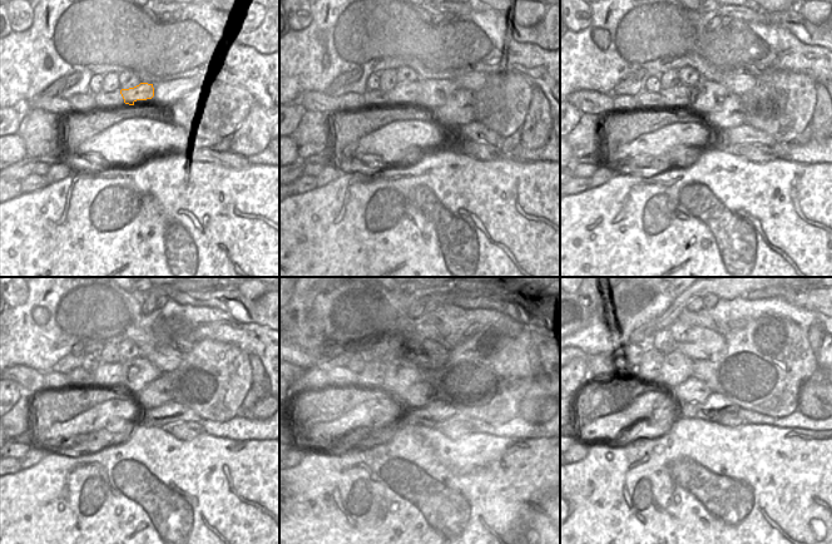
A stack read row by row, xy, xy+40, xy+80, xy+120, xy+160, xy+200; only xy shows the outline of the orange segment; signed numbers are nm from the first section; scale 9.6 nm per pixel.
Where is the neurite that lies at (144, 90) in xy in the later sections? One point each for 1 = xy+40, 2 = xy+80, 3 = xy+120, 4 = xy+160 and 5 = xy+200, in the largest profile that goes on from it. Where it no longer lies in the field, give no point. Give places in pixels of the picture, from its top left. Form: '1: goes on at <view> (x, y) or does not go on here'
1: goes on at xy+40 (402, 94)
2: goes on at xy+80 (681, 95)
3: goes on at xy+120 (104, 375)
4: goes on at xy+160 (375, 371)
5: goes on at xy+200 (649, 370)

